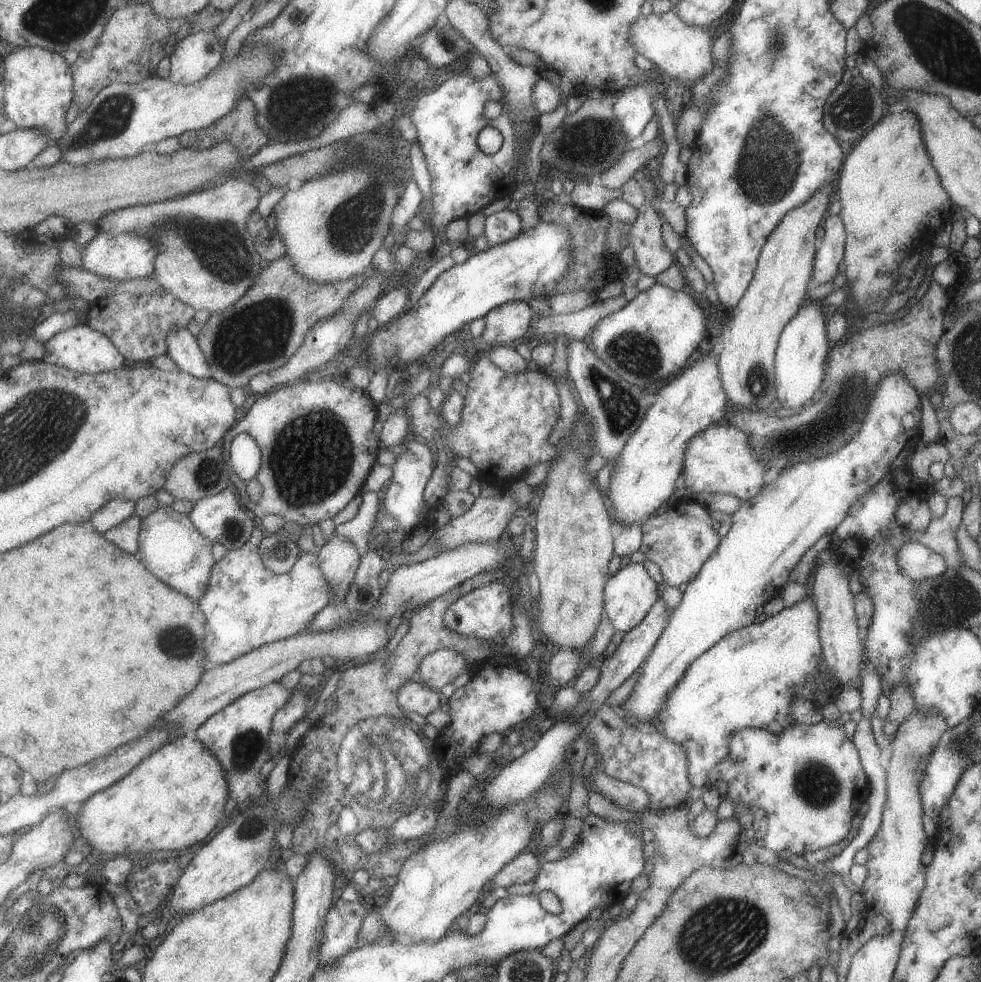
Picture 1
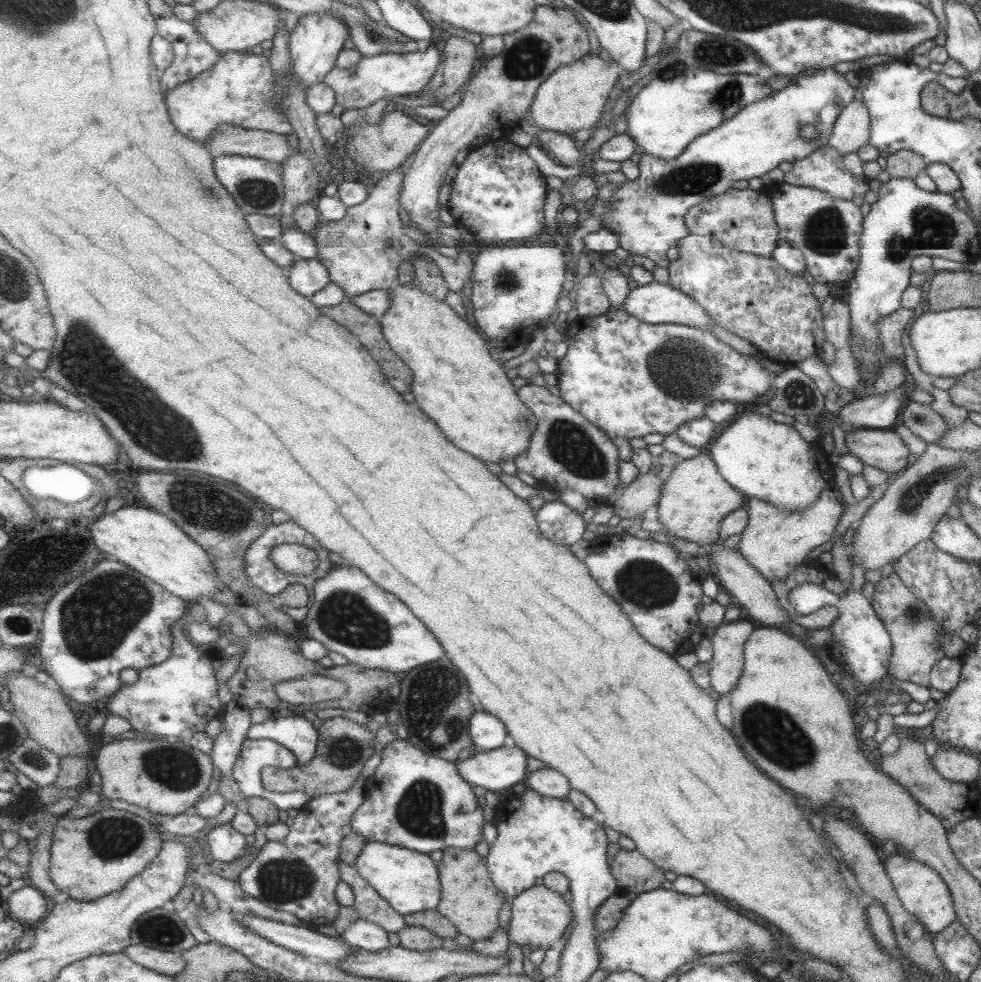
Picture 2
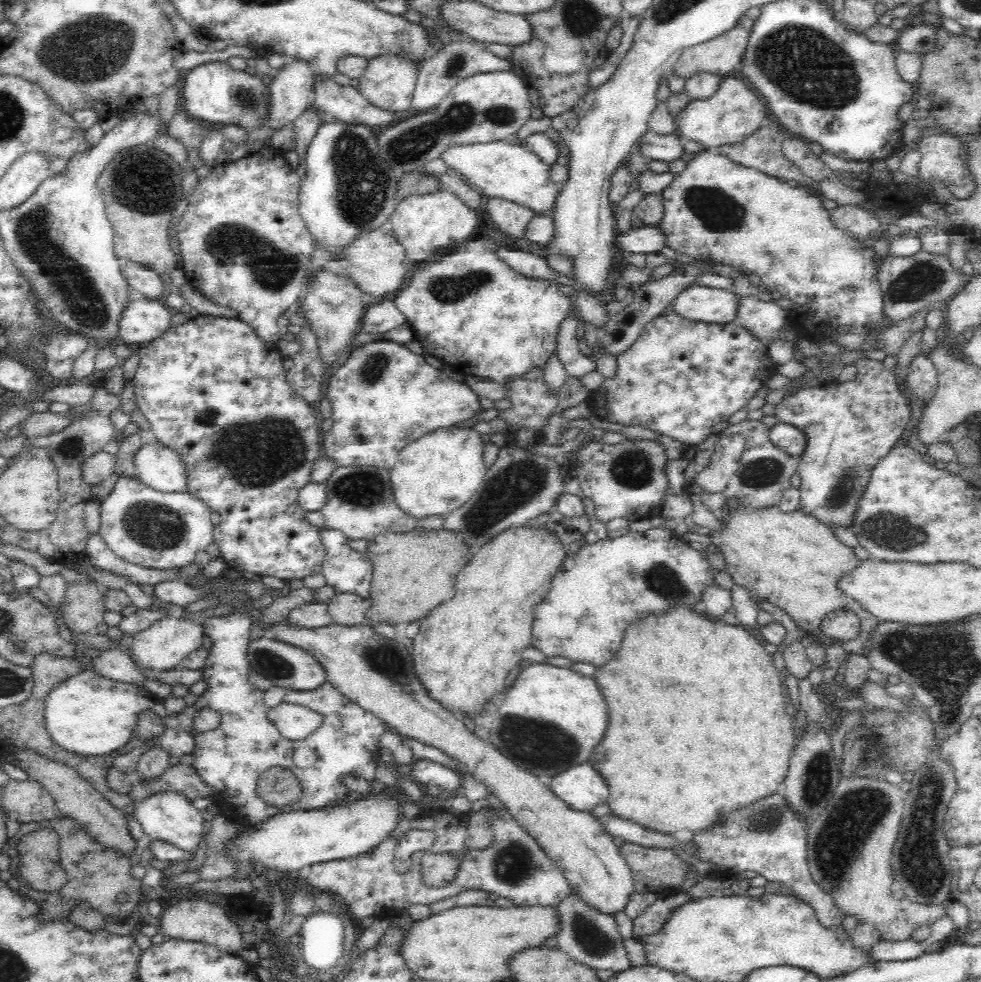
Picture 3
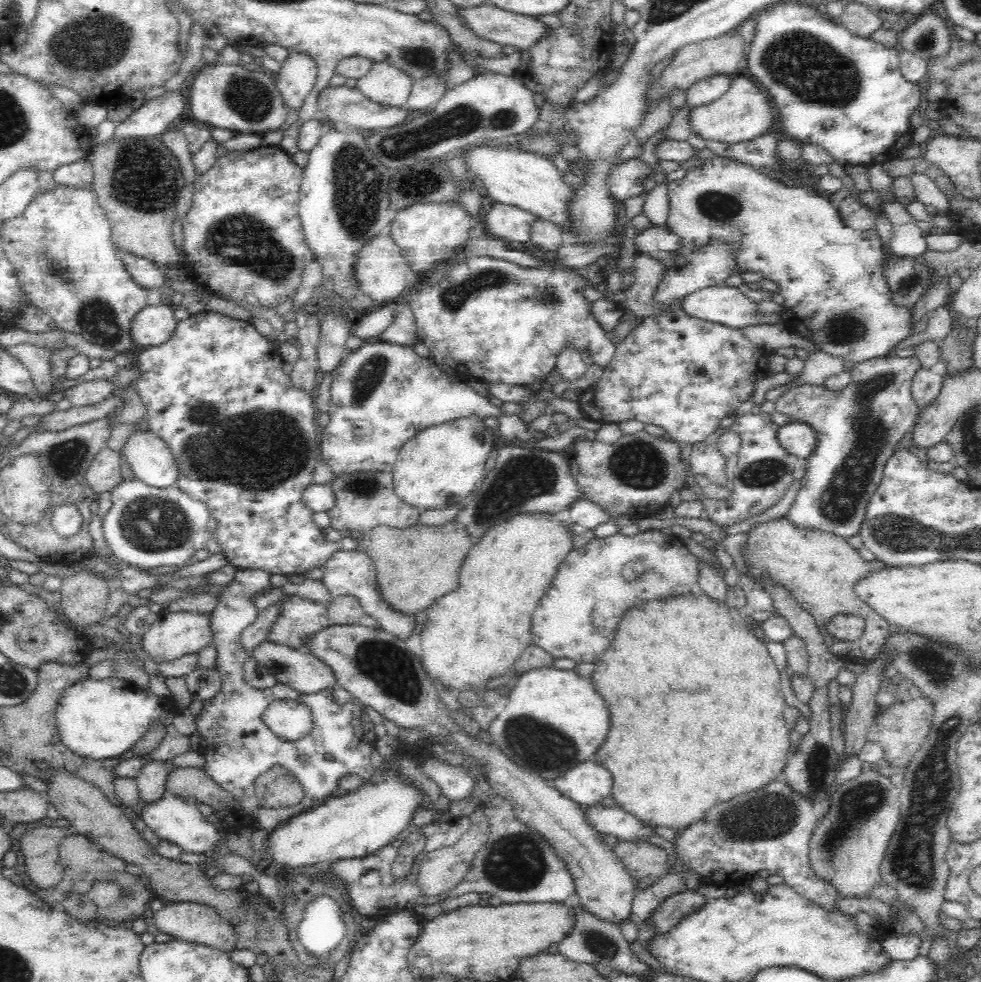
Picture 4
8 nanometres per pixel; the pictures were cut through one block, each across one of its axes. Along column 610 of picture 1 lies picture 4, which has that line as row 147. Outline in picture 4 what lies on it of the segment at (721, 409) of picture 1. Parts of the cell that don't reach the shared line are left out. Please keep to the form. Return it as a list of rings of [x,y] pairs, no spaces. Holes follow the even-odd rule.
[[[489,144],[471,146],[467,151],[462,150],[460,156],[462,156],[464,166],[472,169],[472,172],[483,181],[486,196],[504,204],[520,207],[536,215],[538,219],[549,220],[557,224],[562,231],[568,228],[568,202],[572,199],[573,188],[562,181],[561,174],[552,161],[546,160],[544,156],[536,156],[523,150],[508,150],[503,145],[491,146]]]

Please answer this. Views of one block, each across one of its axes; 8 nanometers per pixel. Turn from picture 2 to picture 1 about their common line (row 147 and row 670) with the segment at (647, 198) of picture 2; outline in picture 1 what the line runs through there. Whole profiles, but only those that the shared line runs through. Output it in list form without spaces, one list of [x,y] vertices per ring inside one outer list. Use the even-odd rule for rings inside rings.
[[[810,592],[793,606],[783,607],[781,612],[765,617],[761,624],[751,623],[739,630],[734,630],[718,640],[711,648],[697,656],[683,678],[671,688],[663,711],[655,720],[648,723],[647,728],[663,734],[665,740],[679,744],[687,758],[687,778],[692,786],[706,786],[709,770],[718,762],[725,760],[728,753],[729,736],[734,730],[741,728],[758,728],[767,732],[781,732],[787,724],[794,721],[789,716],[789,702],[795,698],[811,701],[817,690],[829,692],[821,682],[819,661],[821,660],[821,643],[817,632],[817,610]]]

